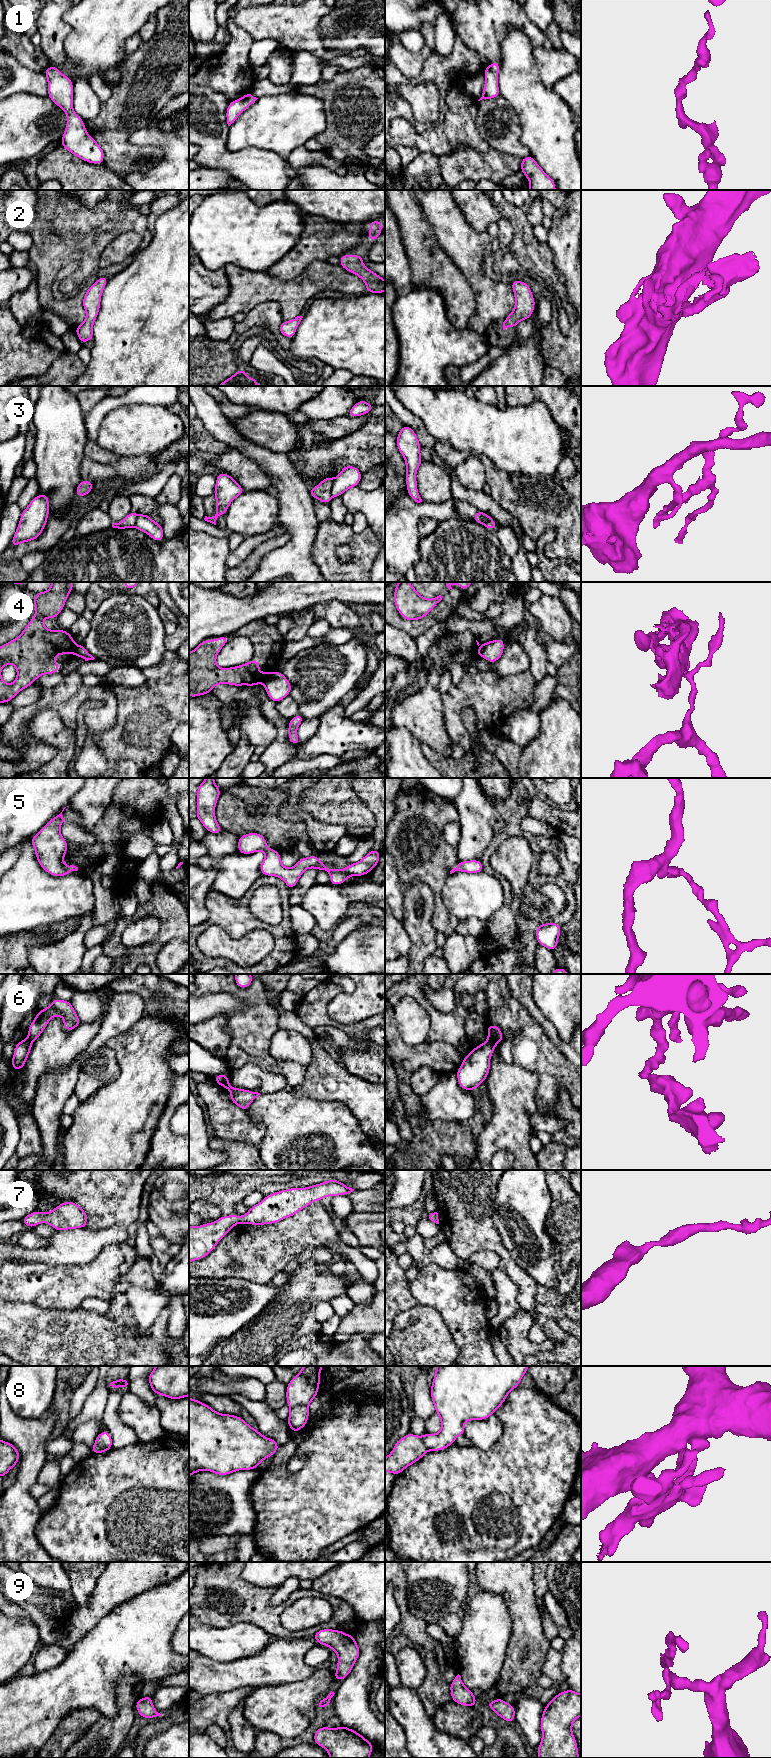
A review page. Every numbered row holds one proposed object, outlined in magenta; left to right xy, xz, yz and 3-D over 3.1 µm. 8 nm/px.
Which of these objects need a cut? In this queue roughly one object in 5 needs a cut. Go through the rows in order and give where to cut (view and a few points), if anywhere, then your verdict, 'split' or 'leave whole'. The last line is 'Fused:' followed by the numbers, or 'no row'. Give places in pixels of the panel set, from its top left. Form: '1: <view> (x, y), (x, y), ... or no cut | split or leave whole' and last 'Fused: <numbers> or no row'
1: no cut | leave whole
2: no cut | leave whole
3: xz (333, 480), (331, 496) | split
4: xz (273, 673), (263, 683) | split
5: no cut | leave whole
6: yz (489, 1038), (498, 1042) | split
7: no cut | leave whole
8: xz (308, 1405), (295, 1405), (291, 1408) | split
9: no cut | leave whole
Fused: 3, 4, 6, 8

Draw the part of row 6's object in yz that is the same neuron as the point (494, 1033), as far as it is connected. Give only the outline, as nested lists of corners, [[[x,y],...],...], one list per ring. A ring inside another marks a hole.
[[[493,1024],[488,1025],[487,1034],[488,1034],[488,1038],[492,1041],[500,1042],[502,1040],[505,1040],[505,1037],[502,1035],[500,1028],[496,1025]]]

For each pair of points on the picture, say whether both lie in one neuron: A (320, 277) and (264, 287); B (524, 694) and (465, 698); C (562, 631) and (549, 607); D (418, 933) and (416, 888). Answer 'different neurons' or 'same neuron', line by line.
A: same neuron
B: same neuron
C: same neuron
D: same neuron

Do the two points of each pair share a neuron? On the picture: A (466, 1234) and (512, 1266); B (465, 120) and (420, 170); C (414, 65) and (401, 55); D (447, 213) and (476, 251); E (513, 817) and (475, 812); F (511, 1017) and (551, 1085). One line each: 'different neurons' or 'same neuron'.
A: same neuron
B: different neurons
C: same neuron
D: same neuron
E: different neurons
F: same neuron

